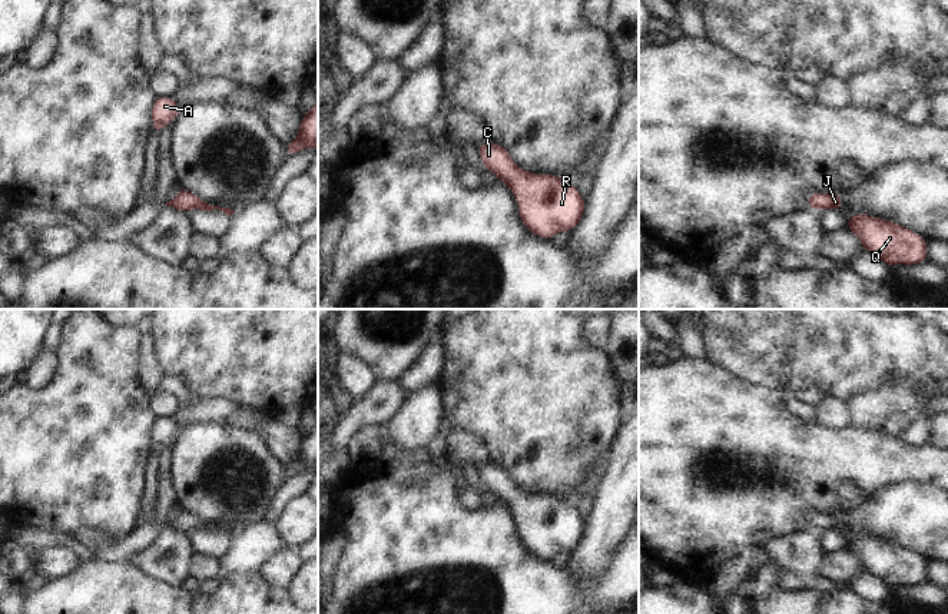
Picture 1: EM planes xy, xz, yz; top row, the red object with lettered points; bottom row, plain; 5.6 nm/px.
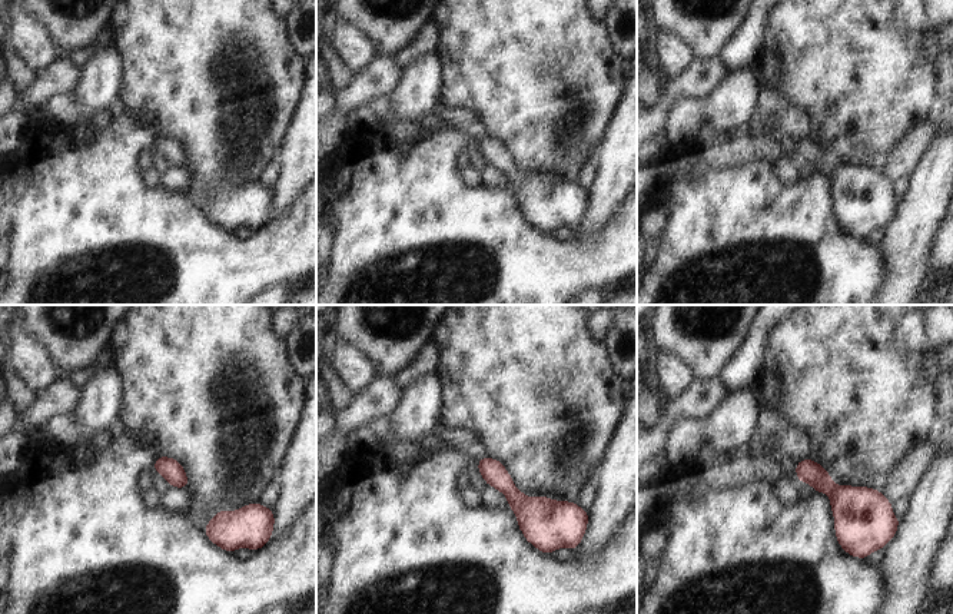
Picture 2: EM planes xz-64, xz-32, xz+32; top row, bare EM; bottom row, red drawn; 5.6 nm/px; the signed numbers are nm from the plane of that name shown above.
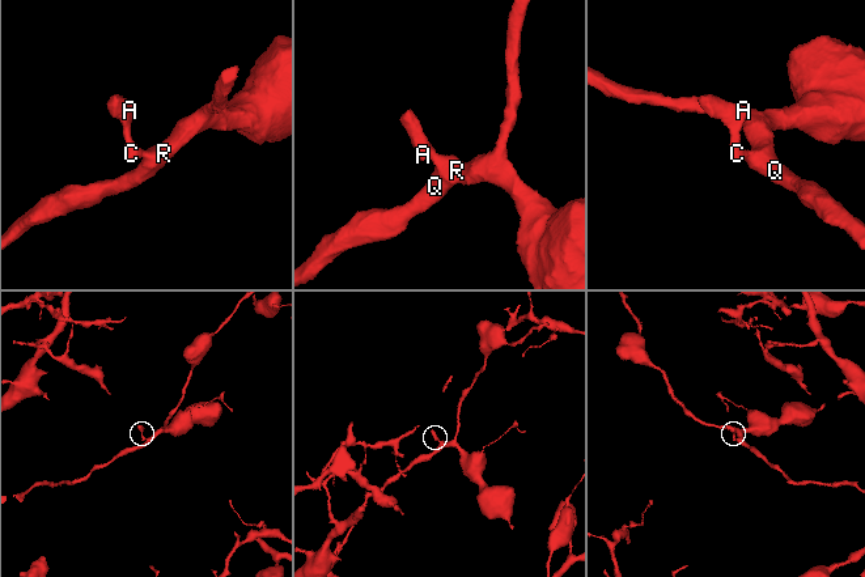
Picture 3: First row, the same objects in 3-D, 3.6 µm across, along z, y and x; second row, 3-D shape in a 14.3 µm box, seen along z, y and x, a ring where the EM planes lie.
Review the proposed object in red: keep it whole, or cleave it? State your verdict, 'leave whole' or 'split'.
leave whole

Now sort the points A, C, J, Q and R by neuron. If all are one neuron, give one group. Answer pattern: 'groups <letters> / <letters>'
groups A C J Q R

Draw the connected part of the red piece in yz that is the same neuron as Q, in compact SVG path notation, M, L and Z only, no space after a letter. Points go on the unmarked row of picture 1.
M869 535L848 537L848 547L865 571L892 585L916 585L928 581L927 562L914 551Z

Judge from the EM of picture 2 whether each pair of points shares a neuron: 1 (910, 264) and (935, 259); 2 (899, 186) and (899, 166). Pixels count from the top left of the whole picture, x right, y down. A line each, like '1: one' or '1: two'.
1: two
2: two

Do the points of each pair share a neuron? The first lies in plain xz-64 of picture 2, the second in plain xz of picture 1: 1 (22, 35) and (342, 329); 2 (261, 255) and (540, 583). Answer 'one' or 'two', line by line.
1: two
2: one

